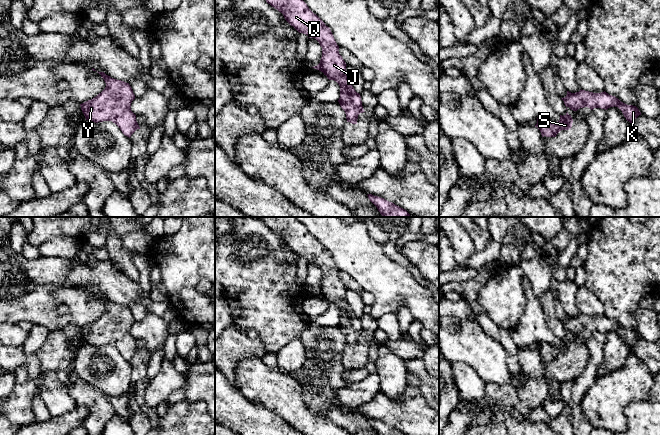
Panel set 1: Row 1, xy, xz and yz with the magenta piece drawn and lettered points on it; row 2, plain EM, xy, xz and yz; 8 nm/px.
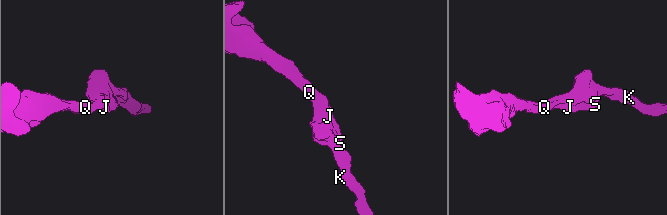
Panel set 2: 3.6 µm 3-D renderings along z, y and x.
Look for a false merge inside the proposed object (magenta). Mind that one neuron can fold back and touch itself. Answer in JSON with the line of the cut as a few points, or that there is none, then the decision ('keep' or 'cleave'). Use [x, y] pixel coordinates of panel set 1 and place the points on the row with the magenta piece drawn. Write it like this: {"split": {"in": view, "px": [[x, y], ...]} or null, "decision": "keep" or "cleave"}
{"split": null, "decision": "keep"}

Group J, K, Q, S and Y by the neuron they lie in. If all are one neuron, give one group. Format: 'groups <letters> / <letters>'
groups J K Q S Y

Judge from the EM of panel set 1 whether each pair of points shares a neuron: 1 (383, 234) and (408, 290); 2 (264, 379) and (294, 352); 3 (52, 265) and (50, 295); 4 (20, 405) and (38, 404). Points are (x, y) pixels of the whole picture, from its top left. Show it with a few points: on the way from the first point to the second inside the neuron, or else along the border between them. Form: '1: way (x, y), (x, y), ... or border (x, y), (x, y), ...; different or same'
1: border (366, 227), (369, 234), (381, 244); different
2: border (278, 366), (288, 373); different
3: border (74, 287), (39, 285), (29, 292); different
4: border (39, 395), (33, 399), (35, 420); different

